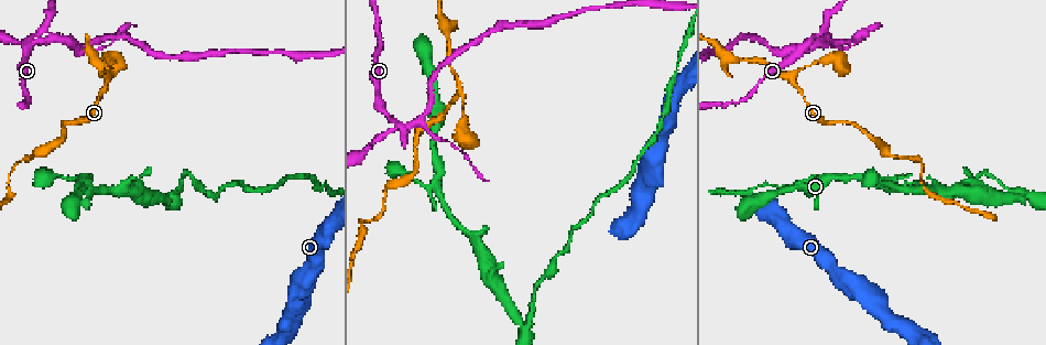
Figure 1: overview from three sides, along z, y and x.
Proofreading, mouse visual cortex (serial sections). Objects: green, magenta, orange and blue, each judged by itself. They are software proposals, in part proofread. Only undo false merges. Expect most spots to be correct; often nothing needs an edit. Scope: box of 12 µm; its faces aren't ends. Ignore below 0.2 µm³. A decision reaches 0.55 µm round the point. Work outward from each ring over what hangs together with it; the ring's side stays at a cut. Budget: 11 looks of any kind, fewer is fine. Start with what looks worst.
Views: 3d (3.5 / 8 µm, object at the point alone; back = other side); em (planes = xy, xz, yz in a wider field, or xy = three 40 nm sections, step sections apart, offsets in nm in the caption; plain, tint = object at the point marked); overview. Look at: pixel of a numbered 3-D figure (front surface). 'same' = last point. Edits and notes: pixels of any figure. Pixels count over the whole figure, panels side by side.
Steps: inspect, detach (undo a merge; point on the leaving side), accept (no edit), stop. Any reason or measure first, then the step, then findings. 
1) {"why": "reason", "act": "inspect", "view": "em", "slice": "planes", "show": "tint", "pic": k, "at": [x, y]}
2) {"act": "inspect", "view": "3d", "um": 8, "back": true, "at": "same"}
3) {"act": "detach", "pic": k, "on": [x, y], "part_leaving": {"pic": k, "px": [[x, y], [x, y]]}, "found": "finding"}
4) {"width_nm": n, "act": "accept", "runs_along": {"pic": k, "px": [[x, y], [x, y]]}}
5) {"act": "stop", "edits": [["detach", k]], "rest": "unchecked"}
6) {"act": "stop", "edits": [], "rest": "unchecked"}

{"why": "four arms meet", "act": "inspect", "view": "3d", "um": 3.5, "pic": 1, "at": [827, 32]}

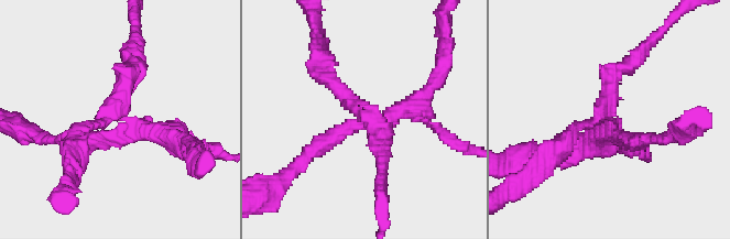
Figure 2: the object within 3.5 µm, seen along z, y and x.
{"arms": 4, "arm_widths_nm": [200, 250, 250, 300], "why": "shape alone is not enough", "act": "inspect", "view": "em", "slice": "planes", "show": "tint", "pic": 2, "at": [119, 115]}

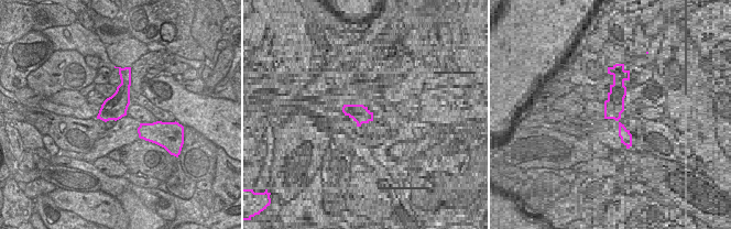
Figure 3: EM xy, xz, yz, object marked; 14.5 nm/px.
{"act": "detach", "pic": 2, "on": [334, 140], "part_leaving": {"pic": 2, "px": [[122, 120], [184, 140], [197, 151]]}, "found": "two cells meet here"}

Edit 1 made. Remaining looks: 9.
{"why": "sharp bend", "act": "inspect", "view": "3d", "um": 3.5, "pic": 1, "at": [461, 94]}

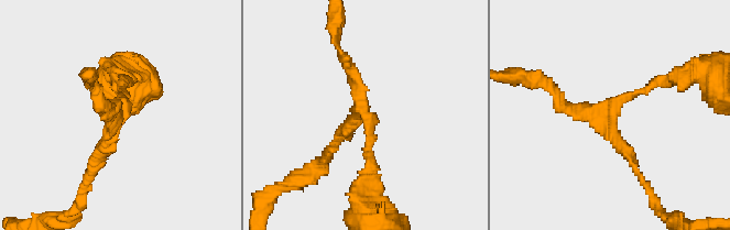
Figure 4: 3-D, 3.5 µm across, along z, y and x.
{"arms": 3, "arm_widths_nm": [100, 150, 200], "act": "inspect", "view": "em", "slice": "xy", "step": 5, "show": "tint", "pic": 4, "at": [112, 127]}

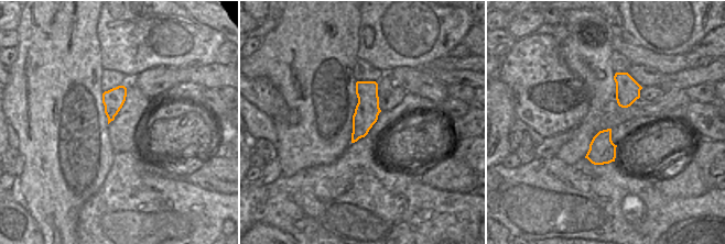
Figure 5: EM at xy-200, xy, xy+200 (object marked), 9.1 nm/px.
{"why": "cut it another way", "act": "inspect", "view": "em", "slice": "xy", "step": 2, "show": "tint", "at": "same"}

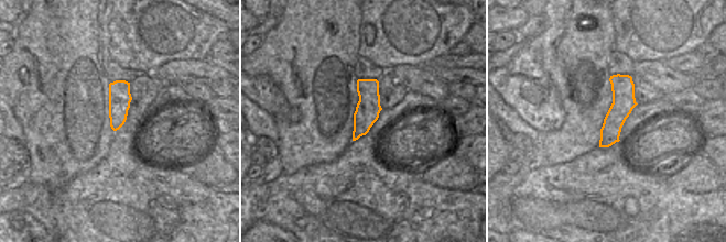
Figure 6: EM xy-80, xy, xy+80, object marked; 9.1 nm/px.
{"width_nm": 220, "act": "accept", "runs_along": {"pic": 4, "px": [[85, 185], [119, 117], [122, 83]]}, "found": "continuous, no second cell"}

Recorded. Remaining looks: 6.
{"act": "inspect", "view": "3d", "um": 3.5, "pic": 1, "at": [437, 180]}

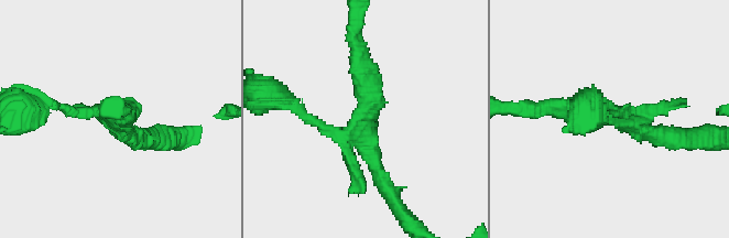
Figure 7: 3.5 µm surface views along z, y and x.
{"why": "now the EM", "act": "inspect", "view": "em", "slice": "xy", "step": 3, "show": "tint", "pic": 7, "at": [616, 120]}

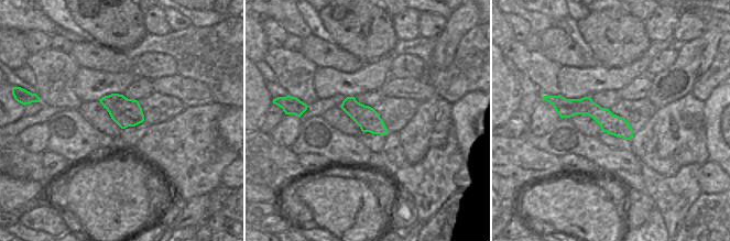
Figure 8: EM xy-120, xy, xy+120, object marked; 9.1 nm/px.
{"why": "another direction", "act": "inspect", "view": "em", "slice": "planes", "show": "tint", "at": "same"}

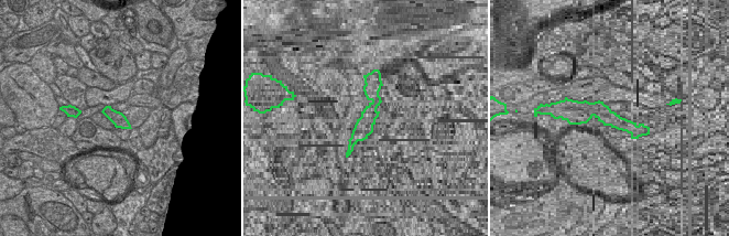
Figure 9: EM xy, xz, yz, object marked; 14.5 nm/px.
{"act": "accept", "runs_along": {"pic": 7, "px": [[548, 109], [599, 109], [677, 140]]}, "found": "continuous, no second cell"}

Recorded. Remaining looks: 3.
{"why": "calibre changes", "act": "inspect", "view": "3d", "um": 3.5, "back": true, "pic": 1, "at": [940, 191]}

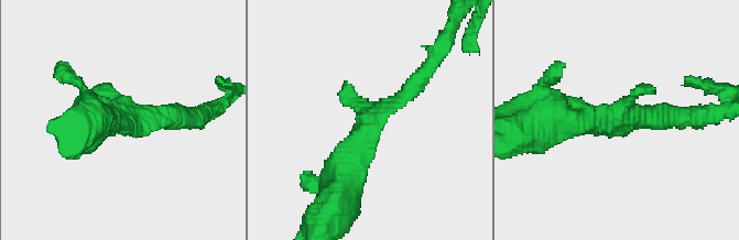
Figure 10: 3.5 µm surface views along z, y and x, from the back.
{"act": "accept", "runs_along": {"pic": 10, "px": [[427, 71], [373, 116], [347, 186]]}, "found": "one cell here"}

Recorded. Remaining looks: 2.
{"act": "stop", "edits": [["detach", 2]], "rest": "unchecked"}

